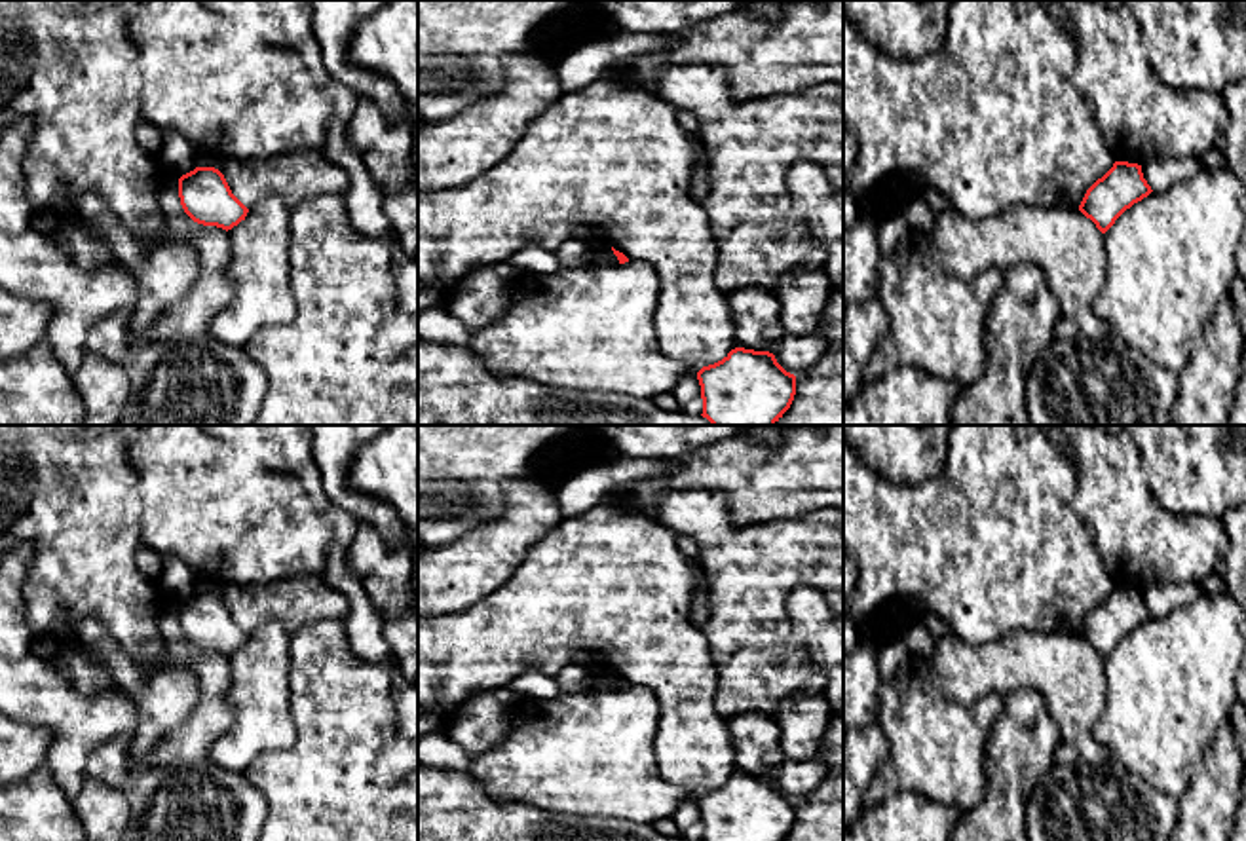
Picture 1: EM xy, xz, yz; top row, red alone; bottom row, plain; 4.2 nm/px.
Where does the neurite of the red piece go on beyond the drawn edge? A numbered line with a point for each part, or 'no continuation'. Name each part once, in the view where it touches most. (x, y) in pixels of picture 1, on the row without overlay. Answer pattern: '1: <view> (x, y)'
no continuation

